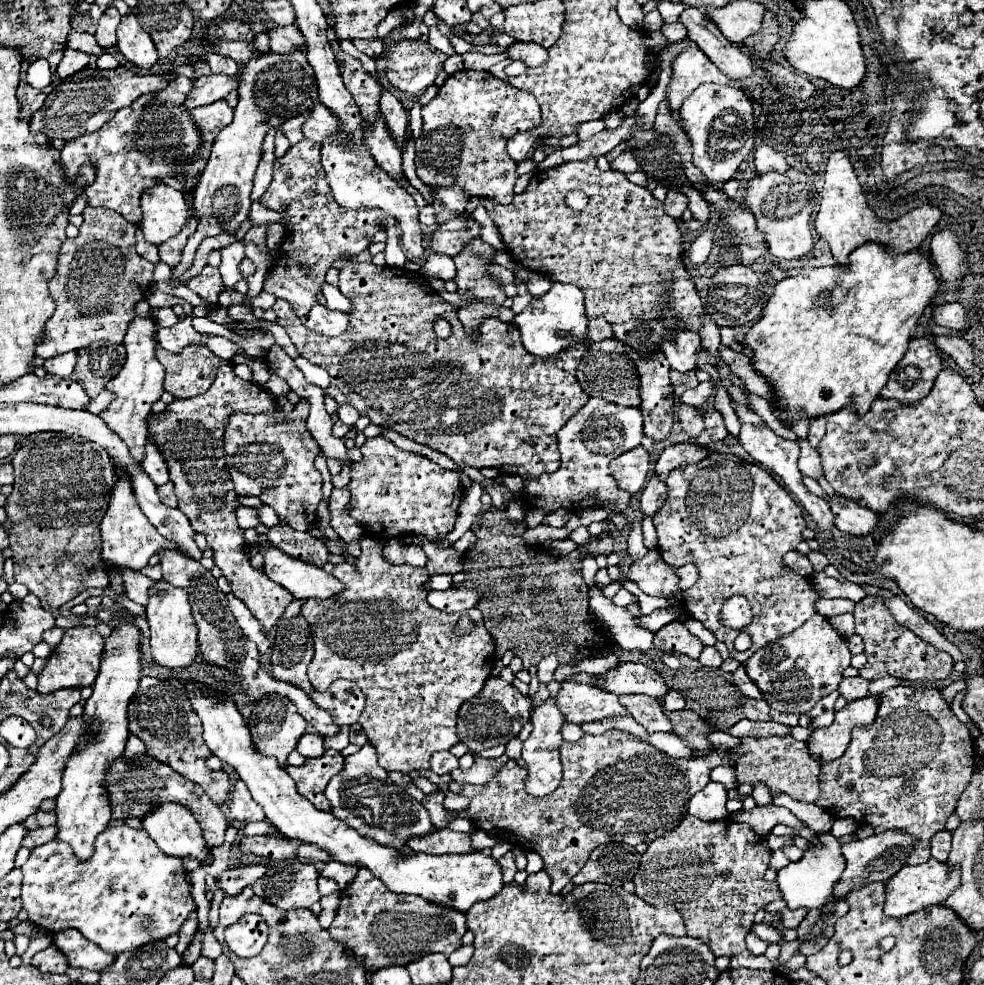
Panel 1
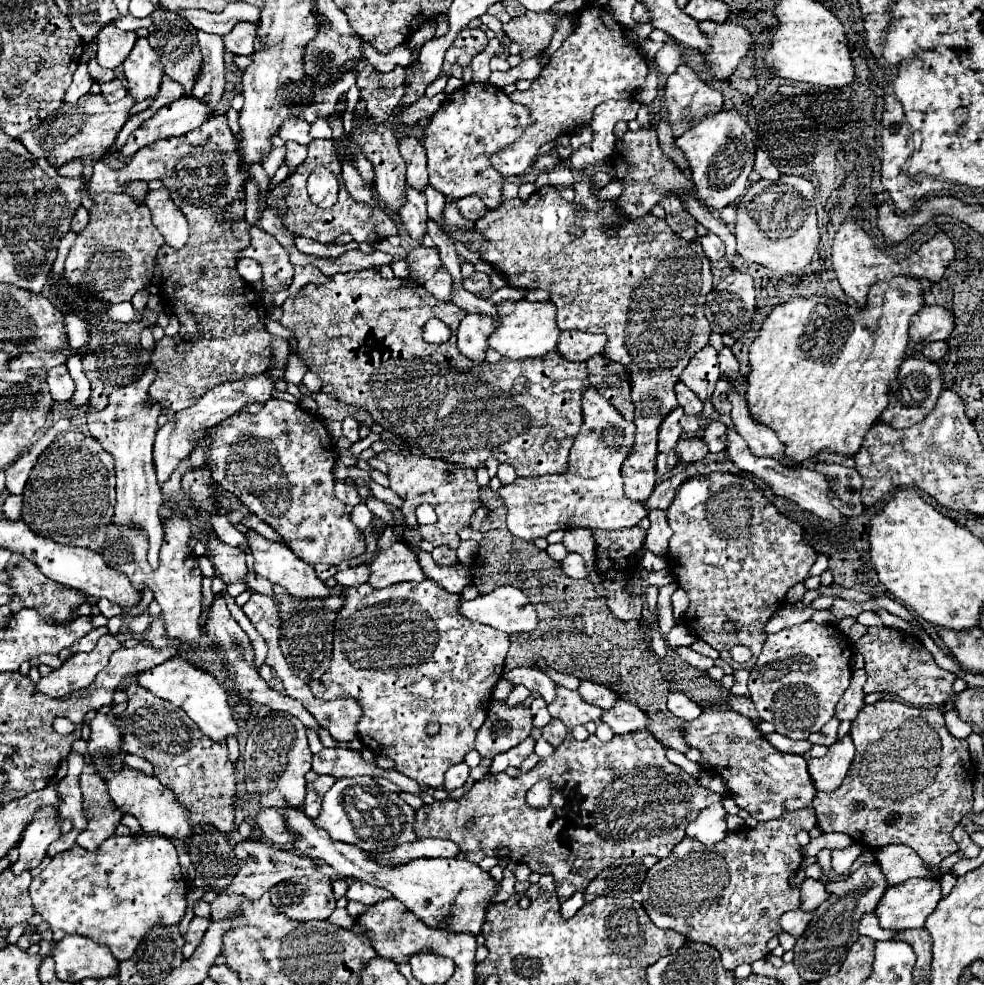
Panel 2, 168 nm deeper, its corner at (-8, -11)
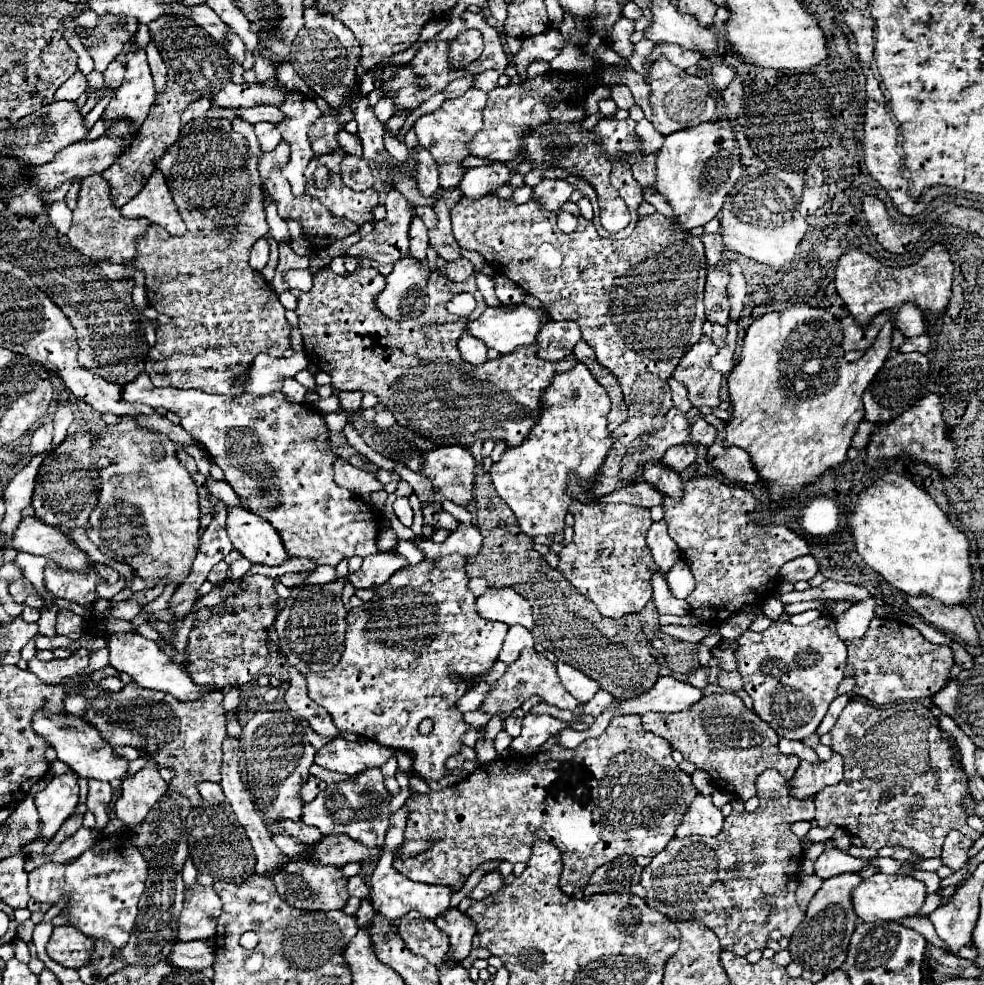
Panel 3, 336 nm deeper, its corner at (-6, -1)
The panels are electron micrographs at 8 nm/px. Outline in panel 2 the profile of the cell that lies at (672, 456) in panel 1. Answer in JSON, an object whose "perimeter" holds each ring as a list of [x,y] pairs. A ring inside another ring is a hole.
{"perimeter":[[[681,470],[681,472],[677,472],[675,476],[671,476],[669,480],[657,484],[655,490],[653,490],[653,494],[649,496],[649,500],[643,500],[645,508],[647,508],[647,510],[667,510],[669,504],[673,502],[673,496],[675,496],[677,486],[683,482],[683,474],[685,474],[685,472]]]}

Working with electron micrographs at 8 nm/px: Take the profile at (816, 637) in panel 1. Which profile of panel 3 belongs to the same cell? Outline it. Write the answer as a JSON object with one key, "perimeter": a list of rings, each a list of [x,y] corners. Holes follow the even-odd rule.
{"perimeter":[[[827,614],[819,616],[811,624],[793,626],[791,622],[773,622],[763,632],[747,630],[739,638],[737,656],[737,672],[743,678],[745,692],[753,698],[753,710],[761,720],[765,720],[781,738],[803,740],[811,736],[827,714],[829,704],[837,698],[837,686],[845,676],[847,666],[847,646],[837,636],[835,620]]]}

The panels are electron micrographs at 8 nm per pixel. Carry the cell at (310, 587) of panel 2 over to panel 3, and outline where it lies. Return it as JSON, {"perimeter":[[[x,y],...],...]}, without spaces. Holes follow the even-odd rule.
{"perimeter":[[[229,508],[227,536],[231,538],[233,548],[253,564],[281,566],[291,558],[283,548],[279,532],[267,520],[245,508]]]}

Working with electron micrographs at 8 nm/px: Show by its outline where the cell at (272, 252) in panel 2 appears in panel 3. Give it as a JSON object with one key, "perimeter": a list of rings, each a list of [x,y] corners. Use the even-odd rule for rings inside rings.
{"perimeter":[[[287,270],[283,272],[283,280],[289,284],[289,288],[297,288],[301,292],[311,290],[313,284],[313,276],[309,274],[309,270]]]}

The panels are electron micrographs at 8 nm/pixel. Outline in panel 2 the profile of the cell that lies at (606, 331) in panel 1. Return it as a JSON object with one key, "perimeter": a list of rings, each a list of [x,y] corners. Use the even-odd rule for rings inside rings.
{"perimeter":[[[565,330],[557,340],[557,352],[571,362],[585,362],[595,354],[603,354],[603,334],[585,334],[579,330]]]}

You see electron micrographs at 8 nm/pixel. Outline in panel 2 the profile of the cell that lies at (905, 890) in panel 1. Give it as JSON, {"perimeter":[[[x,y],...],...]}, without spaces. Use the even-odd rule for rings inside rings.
{"perimeter":[[[909,878],[897,886],[889,886],[881,896],[875,916],[881,928],[909,930],[923,928],[927,916],[941,900],[941,884],[937,880]]]}

